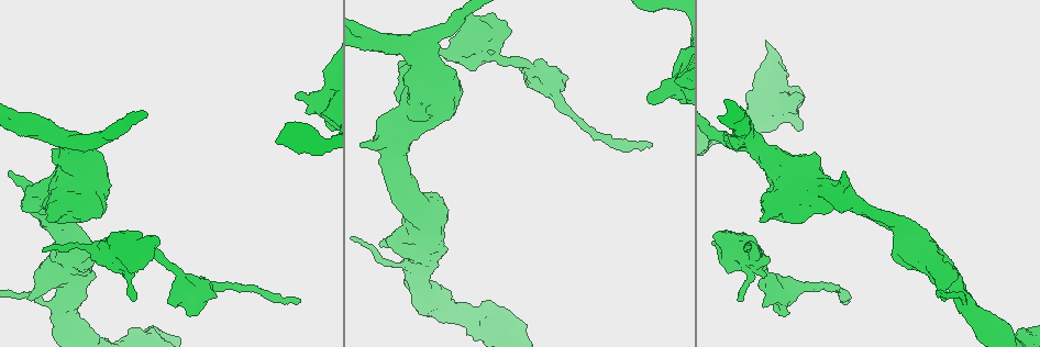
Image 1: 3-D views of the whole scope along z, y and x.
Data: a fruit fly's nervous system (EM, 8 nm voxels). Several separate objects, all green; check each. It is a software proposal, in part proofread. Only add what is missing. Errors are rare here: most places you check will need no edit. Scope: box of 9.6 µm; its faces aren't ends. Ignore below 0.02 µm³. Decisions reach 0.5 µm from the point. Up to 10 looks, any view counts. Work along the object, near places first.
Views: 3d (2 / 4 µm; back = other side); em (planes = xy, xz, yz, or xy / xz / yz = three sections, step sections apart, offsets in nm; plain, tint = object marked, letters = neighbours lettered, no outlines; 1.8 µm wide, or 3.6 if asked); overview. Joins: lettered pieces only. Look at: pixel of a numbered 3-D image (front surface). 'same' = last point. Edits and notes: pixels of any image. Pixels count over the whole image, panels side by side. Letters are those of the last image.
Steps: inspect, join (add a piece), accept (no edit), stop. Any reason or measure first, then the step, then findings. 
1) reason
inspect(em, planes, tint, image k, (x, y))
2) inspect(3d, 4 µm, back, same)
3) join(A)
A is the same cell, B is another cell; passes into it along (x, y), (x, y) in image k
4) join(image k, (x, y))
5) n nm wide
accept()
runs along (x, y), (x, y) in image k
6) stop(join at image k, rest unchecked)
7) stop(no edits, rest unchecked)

thin end
inspect(3d, 2 µm, image 1, (746, 250))

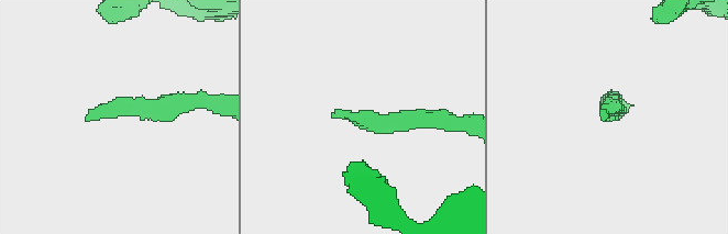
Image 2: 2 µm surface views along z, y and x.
inspect(em, xz, step 4, letters, image 2, (333, 114))

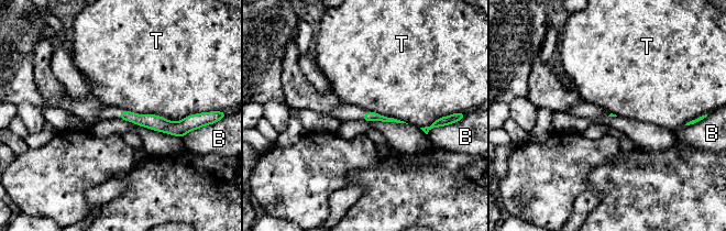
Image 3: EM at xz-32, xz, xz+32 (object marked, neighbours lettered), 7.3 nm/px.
accept()
B and T are other cells; border along (122, 109), (174, 121), (195, 114) in image 3; no lettered piece goes on from it

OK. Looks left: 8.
thick turns thin
inspect(em, 3.6 µm, planes, letters, image 1, (789, 191))

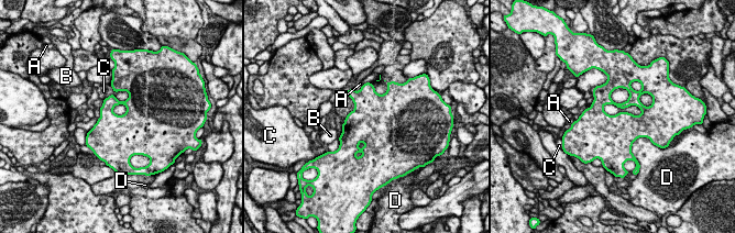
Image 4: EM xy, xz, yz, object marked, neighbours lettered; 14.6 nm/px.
accept()
A, B, C and D are other cells; none of them fits

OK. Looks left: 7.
thick end
inspect(em, planes, letters, image 1, (473, 70))

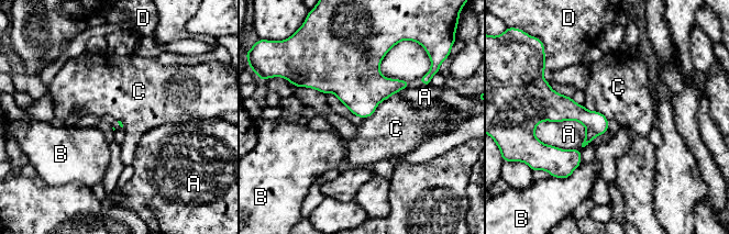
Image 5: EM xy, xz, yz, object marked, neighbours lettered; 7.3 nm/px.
accept()
A, B, C and D are other cells; no lettered piece goes on from it

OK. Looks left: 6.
long arm stops here
inspect(em, xy, step 8, letters, image 1, (298, 300))

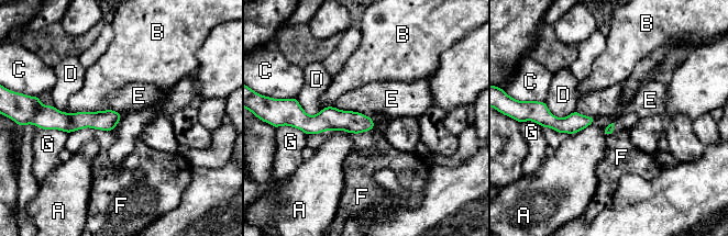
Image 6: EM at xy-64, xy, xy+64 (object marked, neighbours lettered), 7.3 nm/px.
cut it another way
inspect(em, yz, step 4, letters, same)

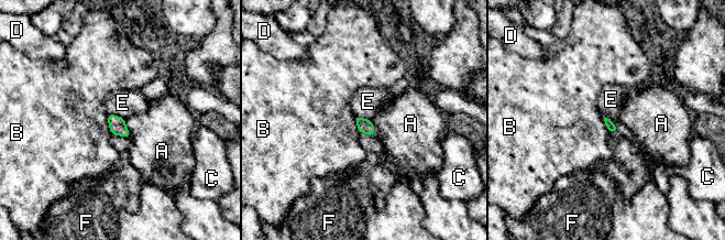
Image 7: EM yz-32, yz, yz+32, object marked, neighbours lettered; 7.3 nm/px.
B touches over 160 nm
accept()
A, B, C, D, E and F are other cells; border along (108, 112), (124, 119) in image 7; none of them fits

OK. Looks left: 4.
stop(no edits, rest unchecked)

